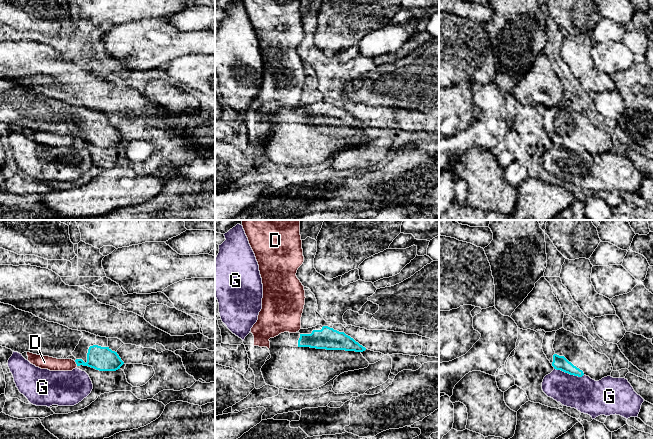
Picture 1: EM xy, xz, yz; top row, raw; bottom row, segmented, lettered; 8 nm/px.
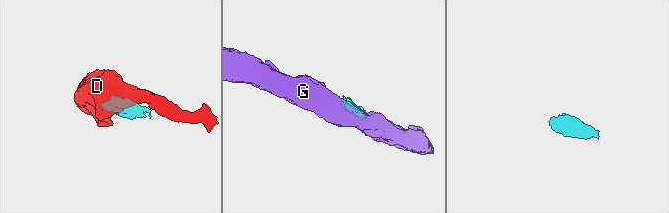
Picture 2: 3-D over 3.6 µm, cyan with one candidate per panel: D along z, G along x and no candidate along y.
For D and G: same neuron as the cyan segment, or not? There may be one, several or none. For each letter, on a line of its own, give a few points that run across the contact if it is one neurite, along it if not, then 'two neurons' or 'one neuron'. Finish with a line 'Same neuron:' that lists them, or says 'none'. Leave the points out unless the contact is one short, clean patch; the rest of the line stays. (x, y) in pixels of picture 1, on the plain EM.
D: line xy (74, 137), (77, 141); two neurons
G: two neurons
Same neuron: none

